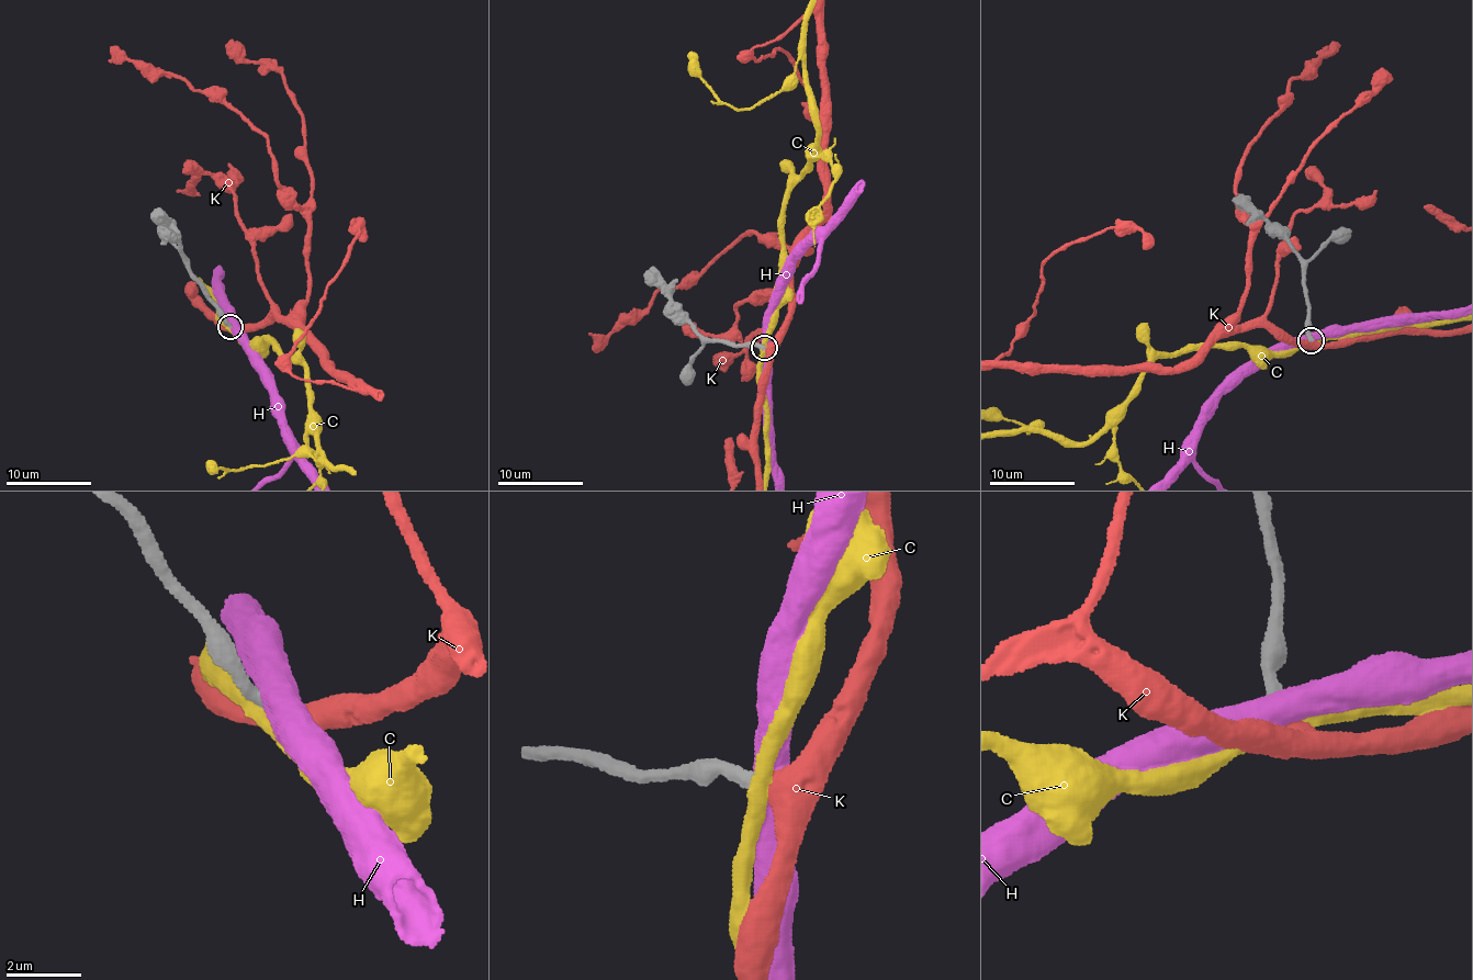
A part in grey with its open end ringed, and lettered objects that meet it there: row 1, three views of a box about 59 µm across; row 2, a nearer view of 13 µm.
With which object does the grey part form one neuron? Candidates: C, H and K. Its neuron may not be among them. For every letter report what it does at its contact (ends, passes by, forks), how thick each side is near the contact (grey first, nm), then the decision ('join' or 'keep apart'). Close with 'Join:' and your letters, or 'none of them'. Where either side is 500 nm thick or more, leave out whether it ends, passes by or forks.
C: it passes by; calibres 400 and 400 nm; keep apart
H: calibres 400 and 500 nm; keep apart
K: calibres 360 and 650 nm; join
Join: K

